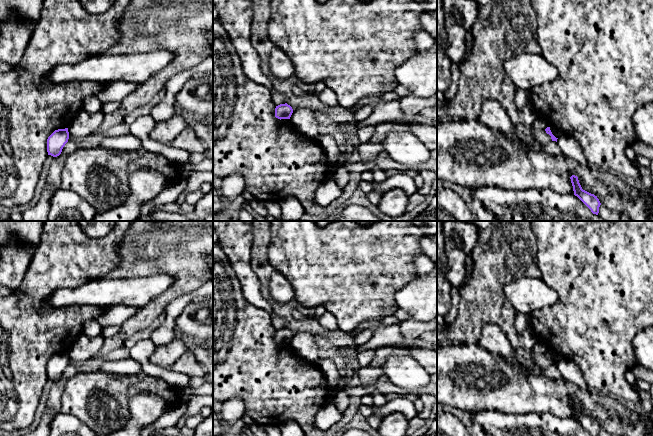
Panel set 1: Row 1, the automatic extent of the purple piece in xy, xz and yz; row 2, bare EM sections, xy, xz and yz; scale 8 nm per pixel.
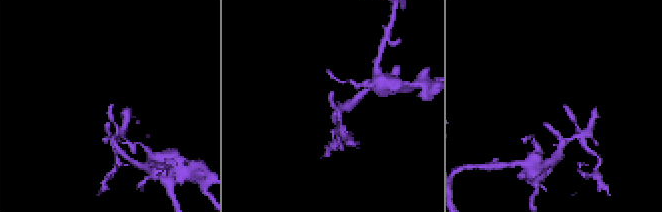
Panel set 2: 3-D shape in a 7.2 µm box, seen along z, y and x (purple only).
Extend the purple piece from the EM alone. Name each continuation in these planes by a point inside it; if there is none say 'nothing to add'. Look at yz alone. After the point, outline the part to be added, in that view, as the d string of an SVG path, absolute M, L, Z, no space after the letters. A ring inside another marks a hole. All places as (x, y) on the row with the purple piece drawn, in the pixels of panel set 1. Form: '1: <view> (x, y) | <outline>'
nothing to add

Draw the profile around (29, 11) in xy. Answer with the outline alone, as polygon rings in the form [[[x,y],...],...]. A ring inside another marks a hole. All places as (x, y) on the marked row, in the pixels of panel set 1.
[[[0,0],[0,35],[2,26],[13,17],[25,21],[33,30],[40,18],[43,0]]]

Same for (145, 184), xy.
[[[140,168],[129,174],[129,187],[130,194],[123,205],[97,212],[93,221],[135,221],[140,216],[142,205],[168,187],[168,182],[158,169]]]

